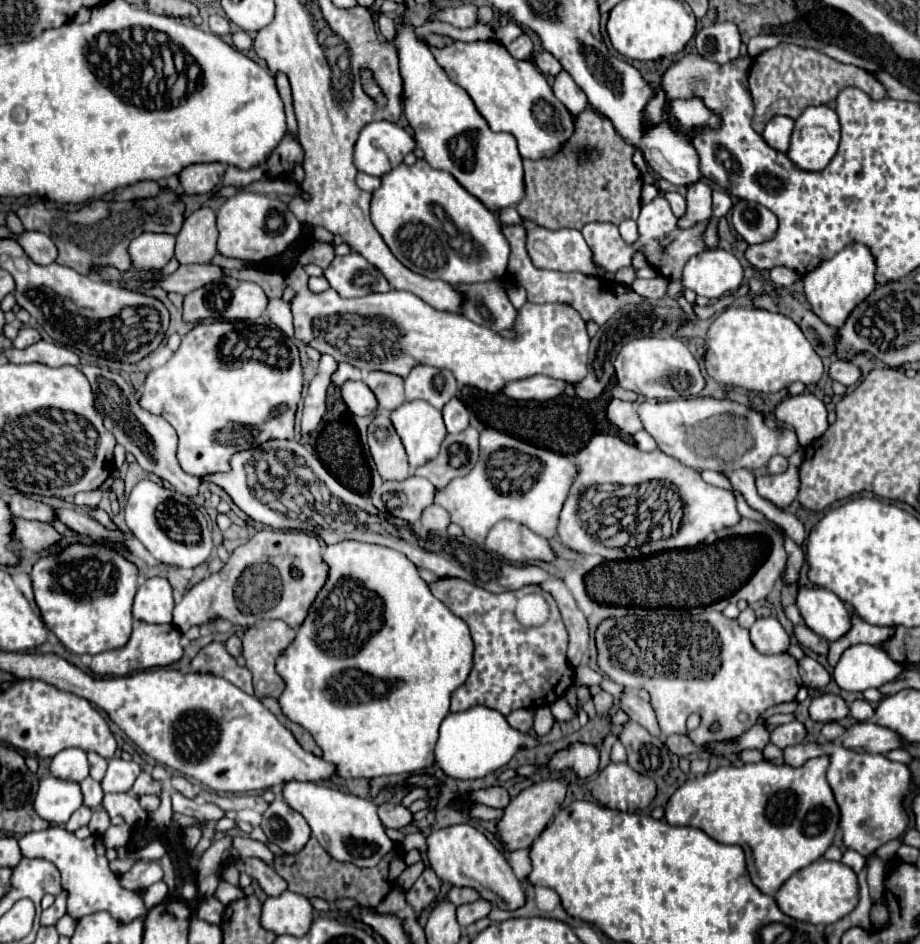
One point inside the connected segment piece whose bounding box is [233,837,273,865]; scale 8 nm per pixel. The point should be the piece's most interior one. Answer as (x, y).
(247, 847)

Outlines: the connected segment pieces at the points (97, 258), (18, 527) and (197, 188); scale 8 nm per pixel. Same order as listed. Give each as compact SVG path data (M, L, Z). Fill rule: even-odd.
M167 189L159 197L145 201L111 203L95 199L79 211L45 209L43 203L25 205L19 209L19 219L25 229L41 231L55 241L59 249L59 265L73 267L81 275L91 275L91 267L115 267L117 271L127 273L131 269L131 261L127 255L129 241L133 241L133 237L145 231L177 235L183 225L183 211L185 205L177 199L177 195L171 189Z
M15 519L15 539L19 541L21 549L31 551L47 551L55 547L63 537L55 531L49 523L41 521L27 521L27 519Z
M197 163L185 167L179 173L179 181L187 195L207 195L221 183L223 173L223 163Z

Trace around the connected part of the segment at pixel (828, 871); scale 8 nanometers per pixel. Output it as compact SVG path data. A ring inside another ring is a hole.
M819 859L797 873L793 873L775 893L777 907L803 923L811 925L829 925L851 913L859 901L857 897L857 875L851 867L839 863L839 861L825 861Z

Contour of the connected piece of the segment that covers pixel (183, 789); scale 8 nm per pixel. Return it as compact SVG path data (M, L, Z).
M175 775L175 777L173 777L173 789L175 789L175 791L179 791L181 795L189 797L189 799L193 799L193 797L195 797L193 785L191 785L183 775Z

